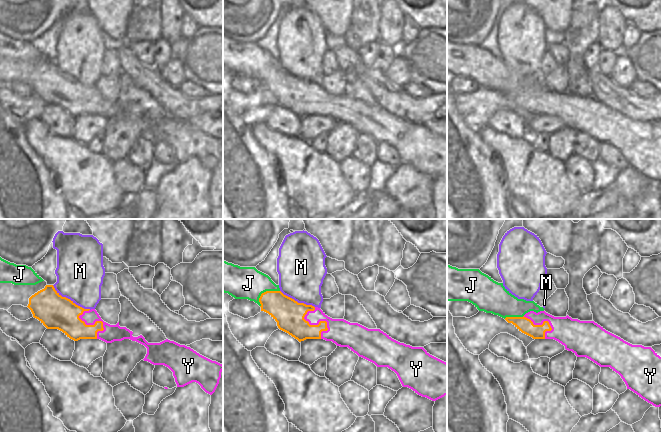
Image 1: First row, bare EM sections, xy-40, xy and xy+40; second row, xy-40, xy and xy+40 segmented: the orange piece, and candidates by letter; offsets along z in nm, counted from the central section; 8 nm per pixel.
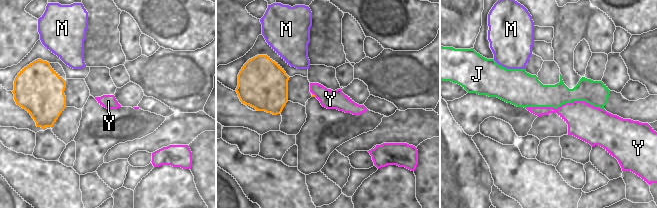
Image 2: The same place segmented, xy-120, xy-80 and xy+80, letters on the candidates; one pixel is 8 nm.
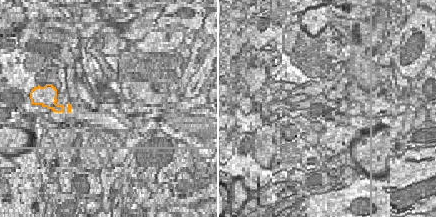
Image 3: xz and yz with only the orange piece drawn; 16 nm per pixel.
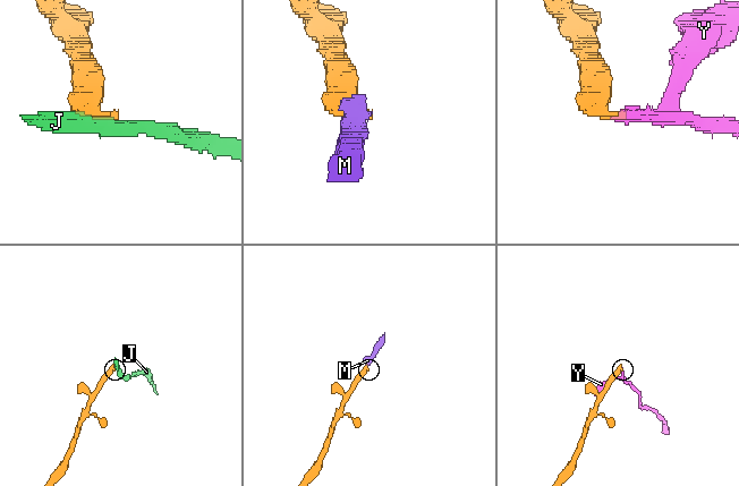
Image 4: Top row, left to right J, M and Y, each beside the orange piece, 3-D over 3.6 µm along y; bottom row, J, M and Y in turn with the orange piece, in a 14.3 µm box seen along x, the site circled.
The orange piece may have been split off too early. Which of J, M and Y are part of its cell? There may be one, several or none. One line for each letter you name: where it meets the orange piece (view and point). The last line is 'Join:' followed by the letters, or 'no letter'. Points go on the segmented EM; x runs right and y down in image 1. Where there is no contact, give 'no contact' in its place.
M: meets orange in xy-40 at (70, 300)
Join: M

